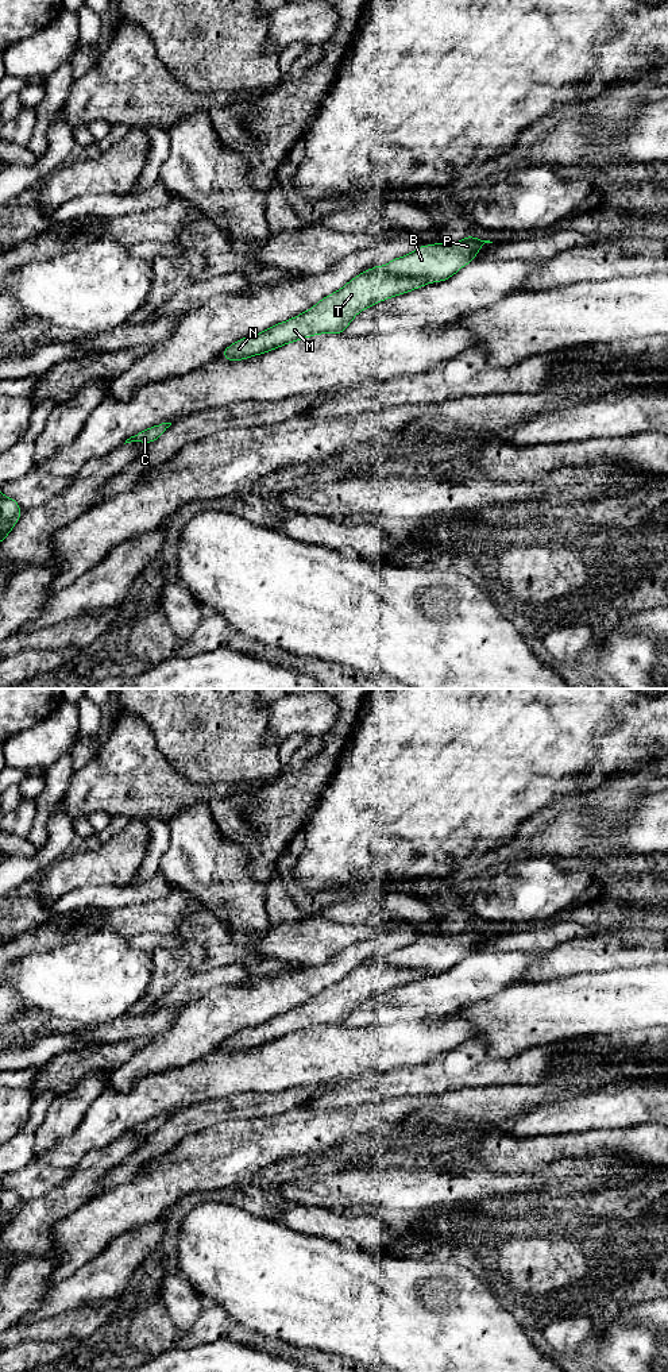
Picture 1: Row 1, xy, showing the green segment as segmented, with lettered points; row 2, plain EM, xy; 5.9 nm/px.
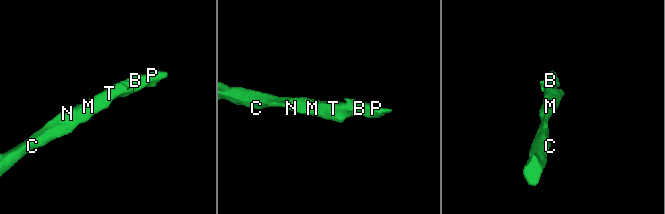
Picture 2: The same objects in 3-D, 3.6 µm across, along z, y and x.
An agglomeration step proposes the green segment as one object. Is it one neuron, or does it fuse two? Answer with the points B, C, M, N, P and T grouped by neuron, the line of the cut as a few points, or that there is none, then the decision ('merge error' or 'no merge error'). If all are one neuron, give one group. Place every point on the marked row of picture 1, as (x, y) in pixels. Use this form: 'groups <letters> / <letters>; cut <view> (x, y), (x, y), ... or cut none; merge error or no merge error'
groups B P / C M N T; cut xy (383, 266), (396, 274), (421, 276), (428, 282); merge error

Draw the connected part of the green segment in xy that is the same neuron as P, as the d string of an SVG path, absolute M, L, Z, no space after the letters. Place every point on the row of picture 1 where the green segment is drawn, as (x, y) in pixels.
M466 236L457 243L421 244L412 254L393 259L385 269L395 275L424 277L428 282L445 281L472 262L484 243L493 242Z

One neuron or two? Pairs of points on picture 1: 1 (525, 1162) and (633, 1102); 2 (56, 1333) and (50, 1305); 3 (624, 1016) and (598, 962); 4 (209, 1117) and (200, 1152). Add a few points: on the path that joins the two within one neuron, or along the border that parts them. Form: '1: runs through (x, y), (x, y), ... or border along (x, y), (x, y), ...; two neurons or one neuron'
1: border along (613, 1128), (551, 1135); two neurons
2: border along (84, 1307), (64, 1310), (22, 1324); two neurons
3: border along (607, 970), (572, 975); two neurons
4: border along (235, 1118), (188, 1135), (177, 1145); two neurons

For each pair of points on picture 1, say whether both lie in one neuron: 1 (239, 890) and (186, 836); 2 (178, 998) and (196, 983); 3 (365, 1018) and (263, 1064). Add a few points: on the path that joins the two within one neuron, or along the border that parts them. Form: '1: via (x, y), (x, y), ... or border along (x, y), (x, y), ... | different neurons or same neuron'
1: via (226, 881), (197, 851) | same neuron
2: via (182, 994), (192, 987) | same neuron
3: border along (378, 1024), (367, 1026), (342, 1025) | different neurons

